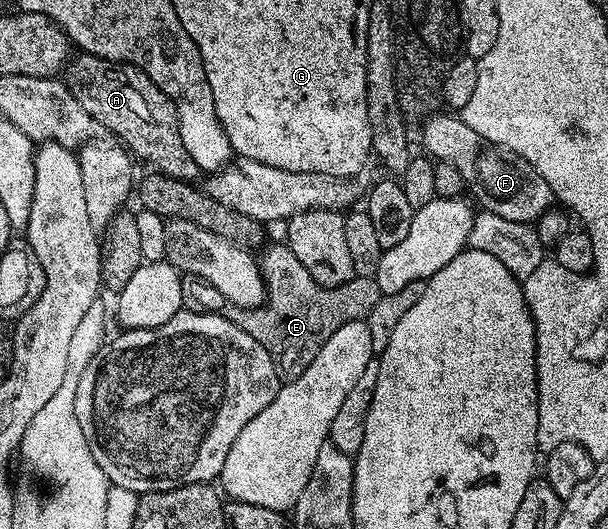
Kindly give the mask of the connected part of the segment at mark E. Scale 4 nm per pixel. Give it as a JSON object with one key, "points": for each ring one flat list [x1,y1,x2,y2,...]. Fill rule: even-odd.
{"points":[[287,244,271,245,263,248,258,259,265,285,265,303,272,303,272,311,268,311,268,323,272,323,272,327,268,327,268,331,276,335,276,339,268,339,264,349,274,361,281,380,287,381,297,379,309,368,322,345,342,325,367,320,370,309,378,305,381,293,375,278,366,276,355,276,340,286,320,286]]}

